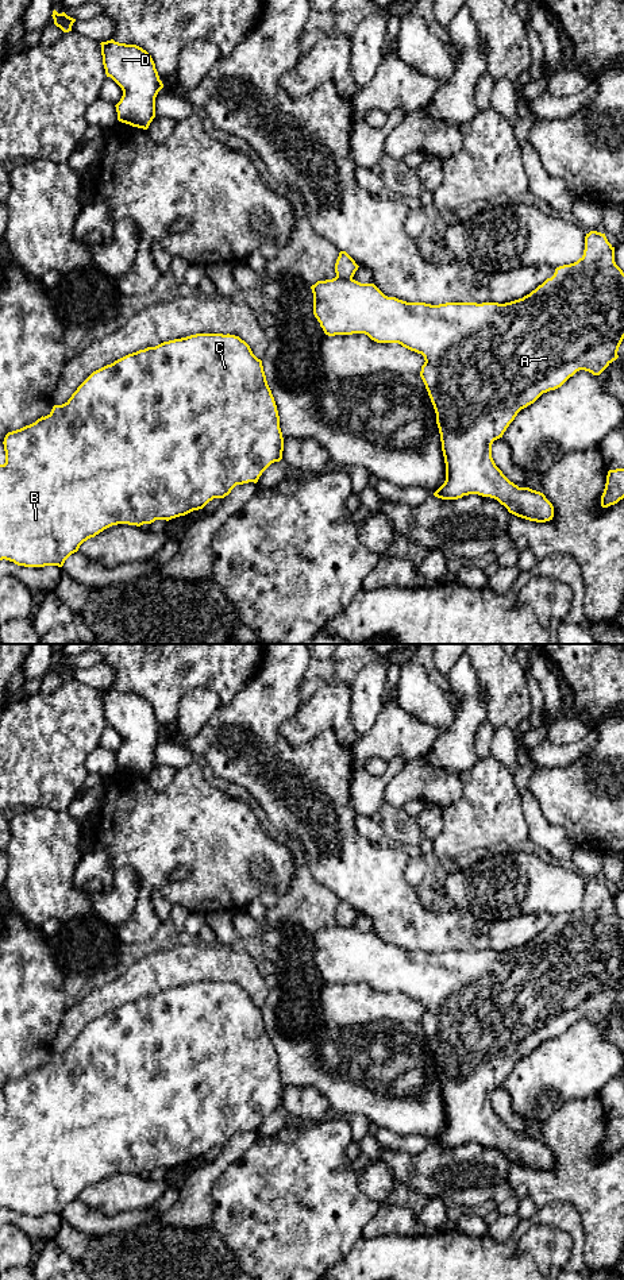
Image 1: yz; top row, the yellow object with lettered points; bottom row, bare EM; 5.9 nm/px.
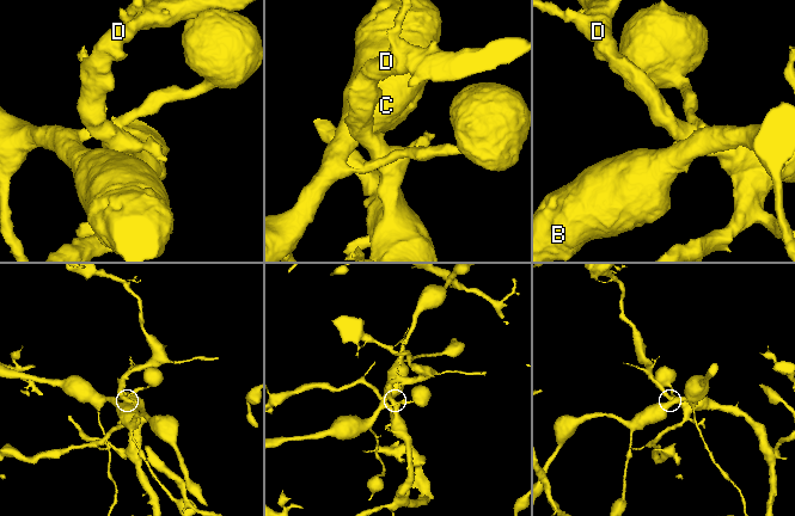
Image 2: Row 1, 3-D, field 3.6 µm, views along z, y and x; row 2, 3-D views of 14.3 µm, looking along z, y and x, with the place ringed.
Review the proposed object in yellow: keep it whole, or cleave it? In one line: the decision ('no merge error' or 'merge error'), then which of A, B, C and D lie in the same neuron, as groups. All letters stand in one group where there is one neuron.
merge error; groups A D / B C

